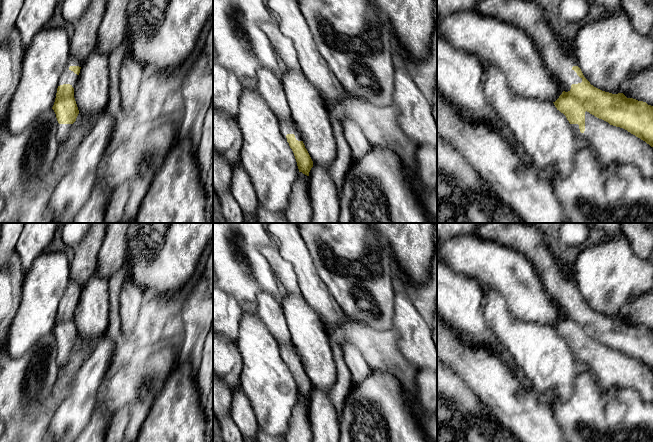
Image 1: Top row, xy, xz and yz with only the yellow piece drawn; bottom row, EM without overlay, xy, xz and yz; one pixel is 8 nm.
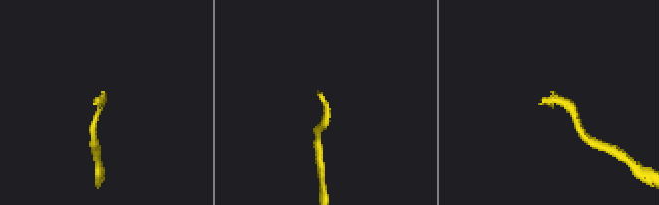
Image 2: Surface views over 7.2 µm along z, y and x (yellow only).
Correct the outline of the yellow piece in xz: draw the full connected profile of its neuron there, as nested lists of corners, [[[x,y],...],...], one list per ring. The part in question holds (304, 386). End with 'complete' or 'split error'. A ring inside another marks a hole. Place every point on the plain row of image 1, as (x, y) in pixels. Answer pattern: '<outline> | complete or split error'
[[[280,343],[279,352],[294,377],[299,396],[309,400],[309,396],[313,391],[313,385],[293,344]]] | split error

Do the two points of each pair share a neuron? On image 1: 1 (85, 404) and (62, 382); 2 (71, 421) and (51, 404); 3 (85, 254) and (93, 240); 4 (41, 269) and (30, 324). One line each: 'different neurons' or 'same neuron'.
1: different neurons
2: different neurons
3: same neuron
4: same neuron

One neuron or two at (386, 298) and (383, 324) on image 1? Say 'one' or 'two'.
one

